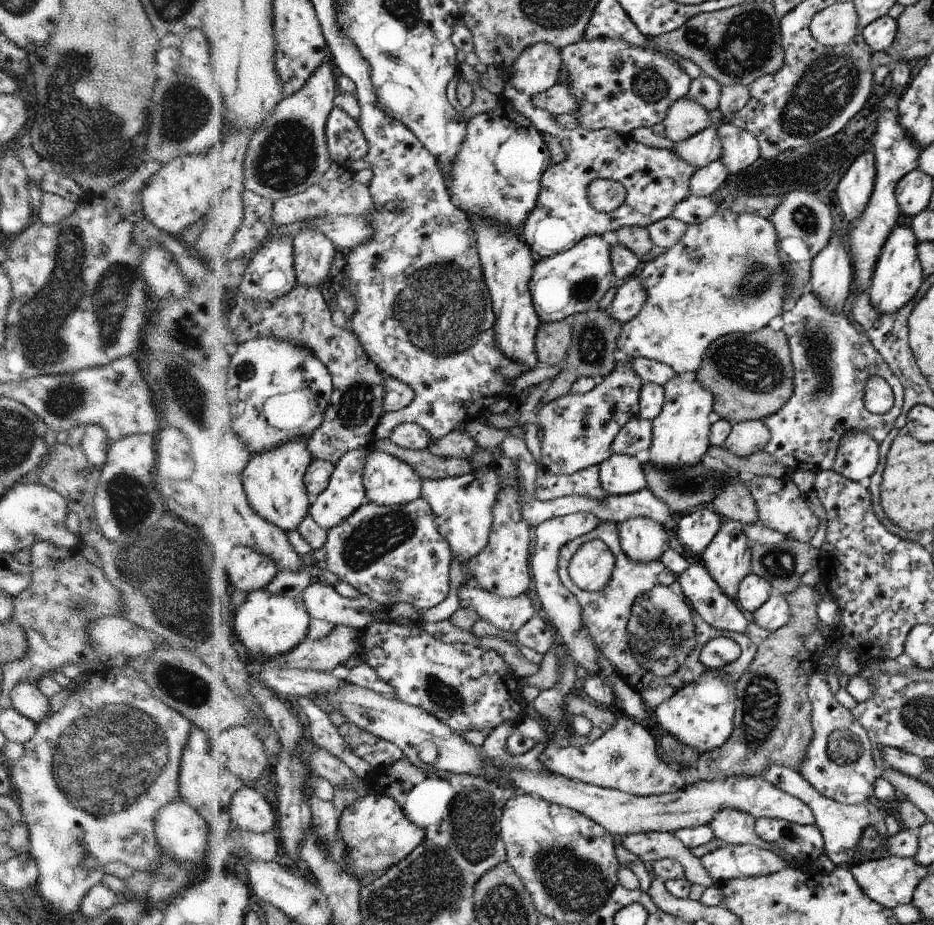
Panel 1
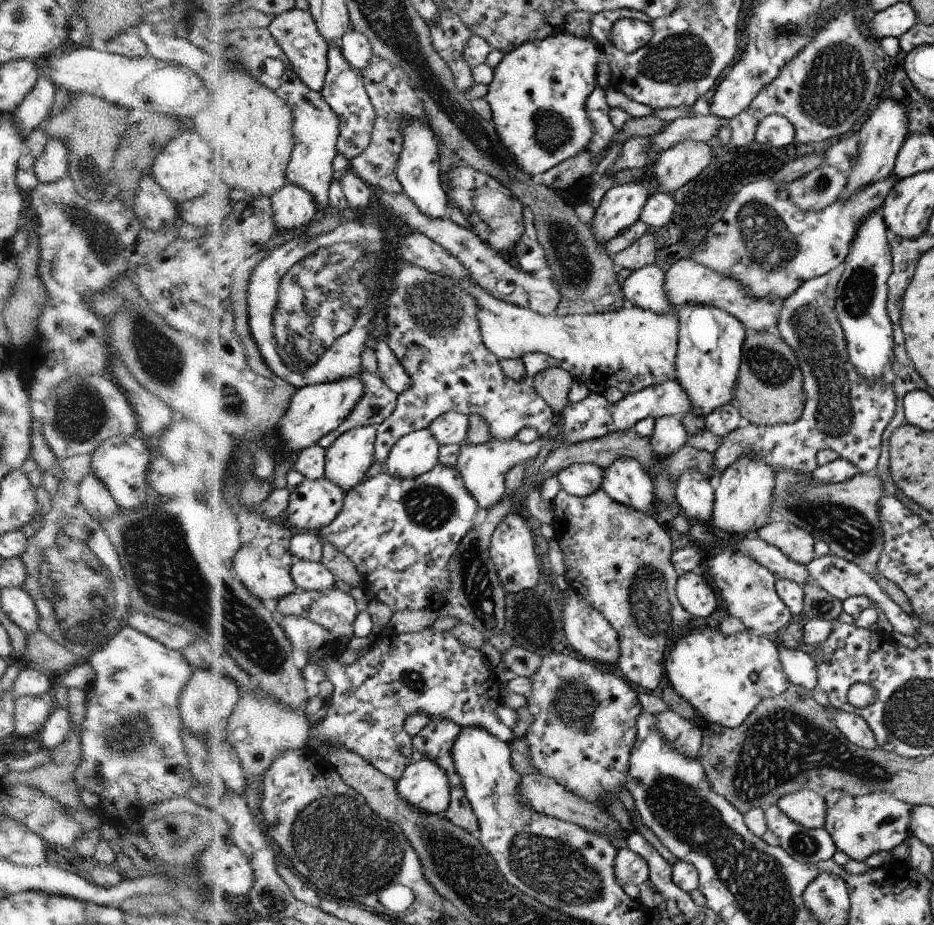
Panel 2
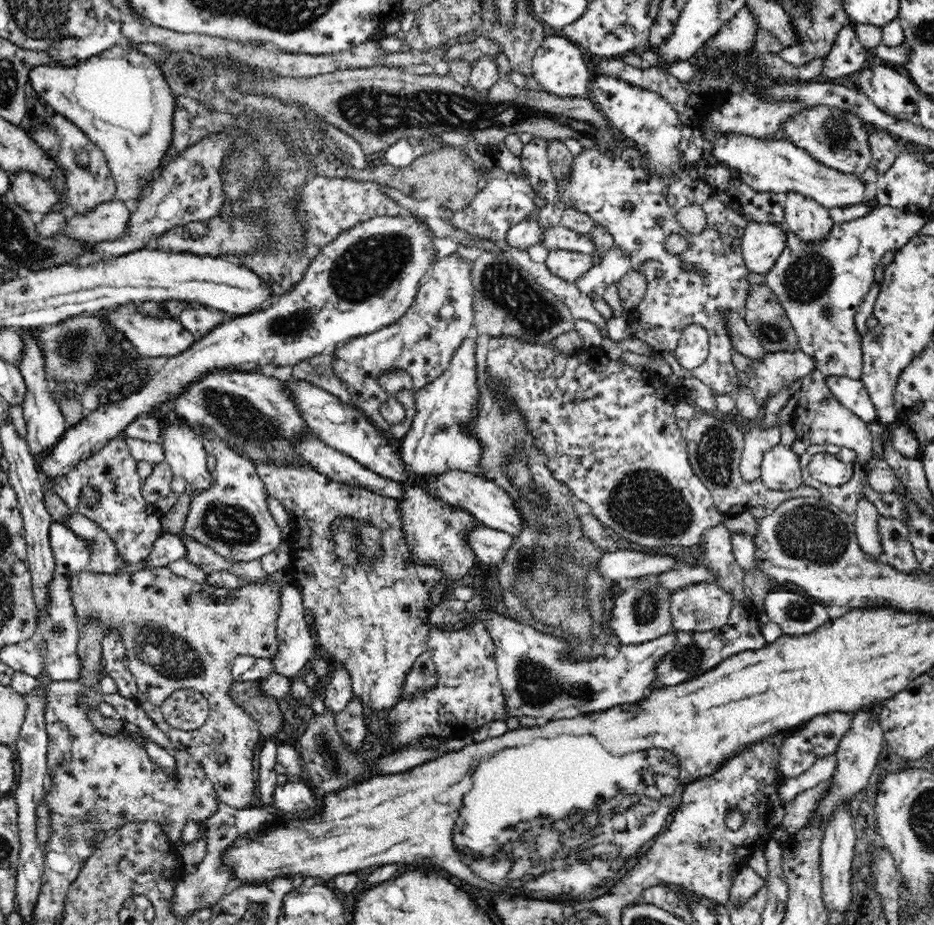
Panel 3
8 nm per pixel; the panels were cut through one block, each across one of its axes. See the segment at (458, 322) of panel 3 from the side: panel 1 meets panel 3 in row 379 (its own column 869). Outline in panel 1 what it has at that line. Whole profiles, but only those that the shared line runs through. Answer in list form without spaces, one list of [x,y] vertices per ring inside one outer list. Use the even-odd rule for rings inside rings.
[[[806,290],[792,305],[792,310],[784,313],[782,330],[790,342],[791,360],[794,366],[794,393],[791,401],[778,413],[772,414],[765,422],[771,439],[761,452],[770,456],[793,471],[826,471],[832,469],[842,440],[850,433],[861,433],[875,439],[880,444],[892,430],[902,413],[905,388],[899,376],[891,370],[880,352],[868,340],[868,335],[860,332],[856,324],[844,312],[830,312],[815,294]],[[872,376],[884,378],[892,388],[895,400],[891,410],[885,414],[870,413],[864,406],[864,394],[868,380]]]

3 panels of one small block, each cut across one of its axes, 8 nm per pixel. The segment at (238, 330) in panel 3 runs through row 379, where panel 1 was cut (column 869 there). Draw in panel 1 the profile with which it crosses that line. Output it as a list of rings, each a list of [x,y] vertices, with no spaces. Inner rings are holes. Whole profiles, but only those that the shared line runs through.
[[[870,150],[858,154],[837,185],[837,198],[846,221],[858,220],[868,206],[872,190],[875,190],[874,176],[878,173],[874,158]]]

